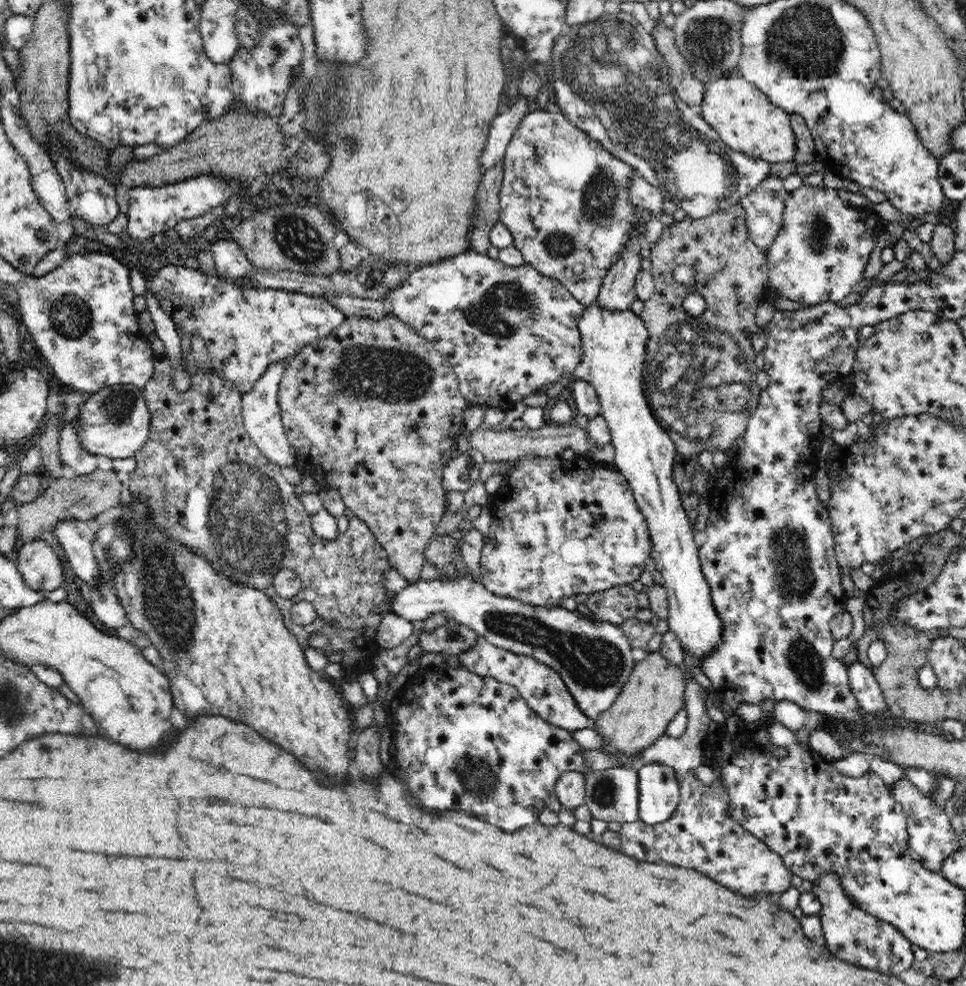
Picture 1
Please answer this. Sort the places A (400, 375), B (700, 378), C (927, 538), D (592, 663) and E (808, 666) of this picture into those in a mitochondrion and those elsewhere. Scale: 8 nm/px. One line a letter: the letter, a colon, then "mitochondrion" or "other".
A: mitochondrion
B: mitochondrion
C: other
D: mitochondrion
E: mitochondrion

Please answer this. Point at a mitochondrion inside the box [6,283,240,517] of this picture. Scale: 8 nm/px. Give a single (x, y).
(69, 315)

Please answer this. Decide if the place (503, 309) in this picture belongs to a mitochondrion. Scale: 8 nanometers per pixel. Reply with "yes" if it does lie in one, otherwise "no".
yes

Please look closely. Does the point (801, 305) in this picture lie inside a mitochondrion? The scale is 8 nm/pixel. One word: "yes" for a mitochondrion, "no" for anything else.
no

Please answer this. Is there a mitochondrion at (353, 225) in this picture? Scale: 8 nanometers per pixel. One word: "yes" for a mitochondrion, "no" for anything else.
no

